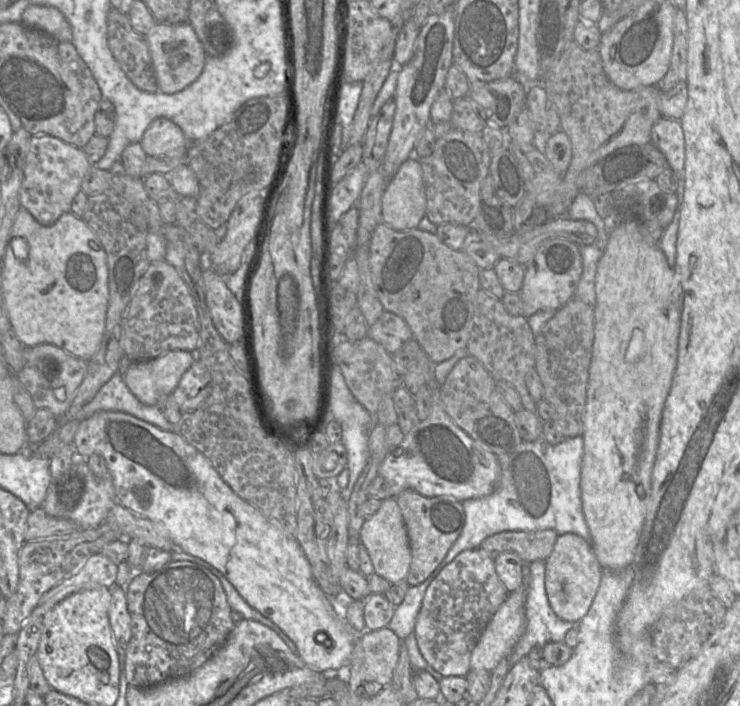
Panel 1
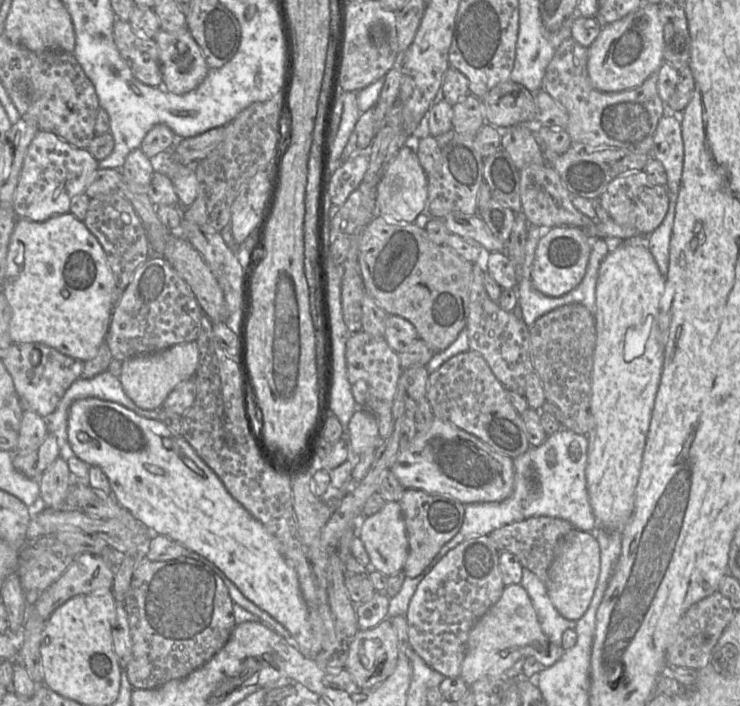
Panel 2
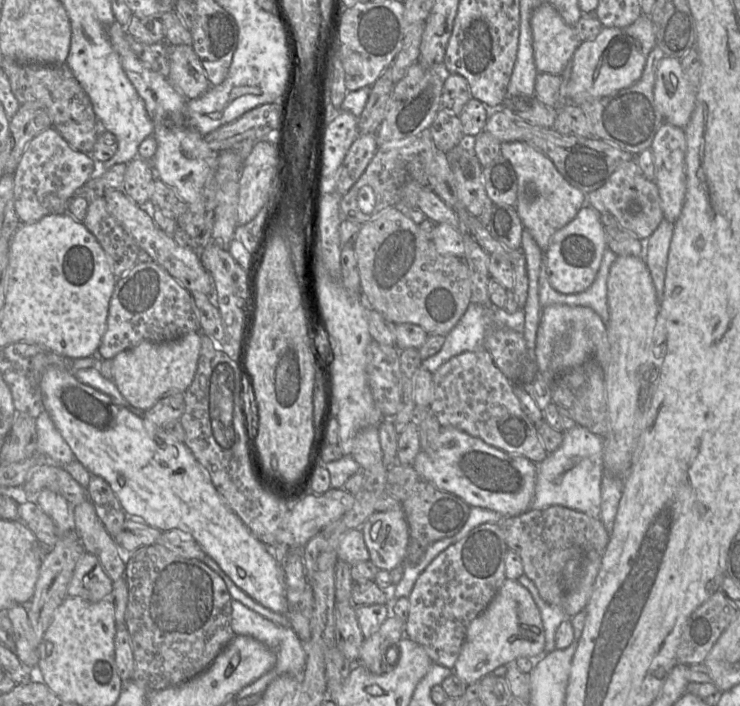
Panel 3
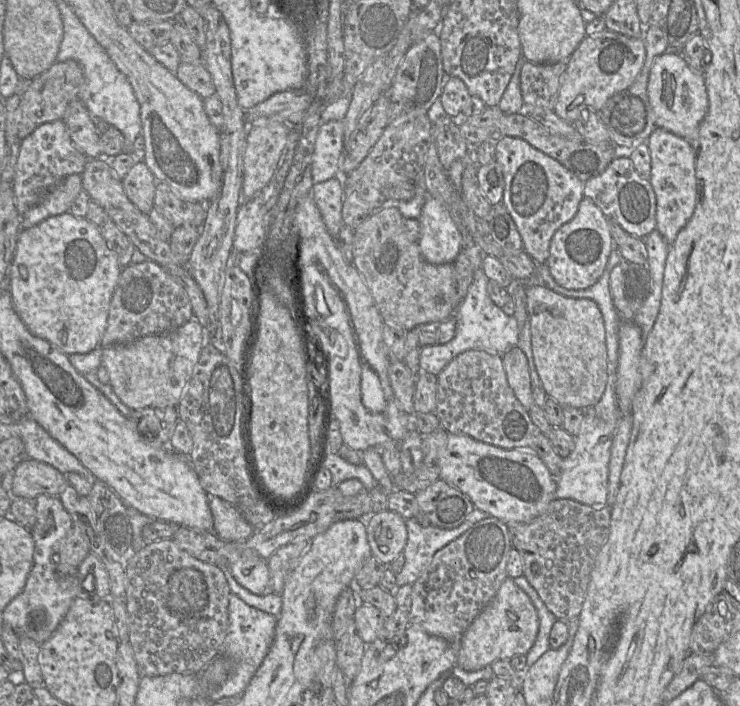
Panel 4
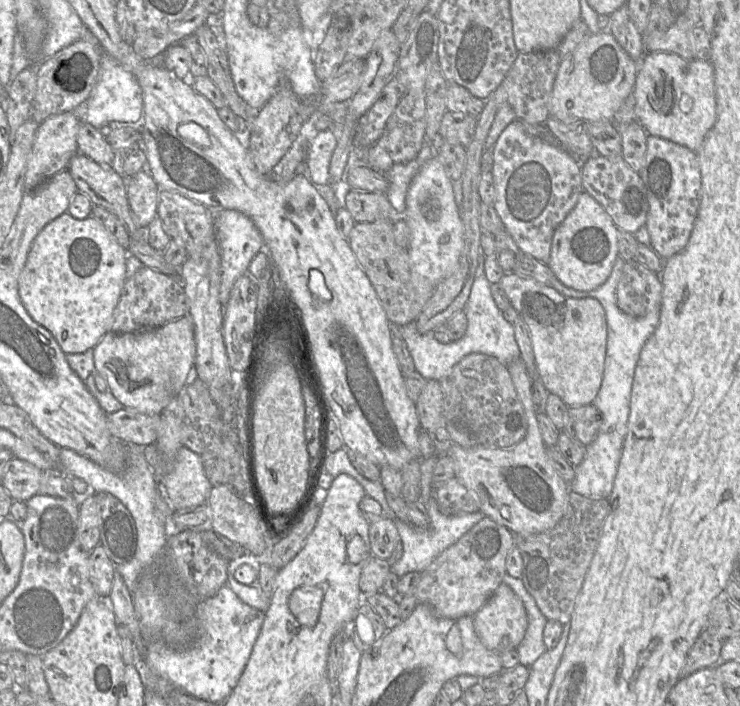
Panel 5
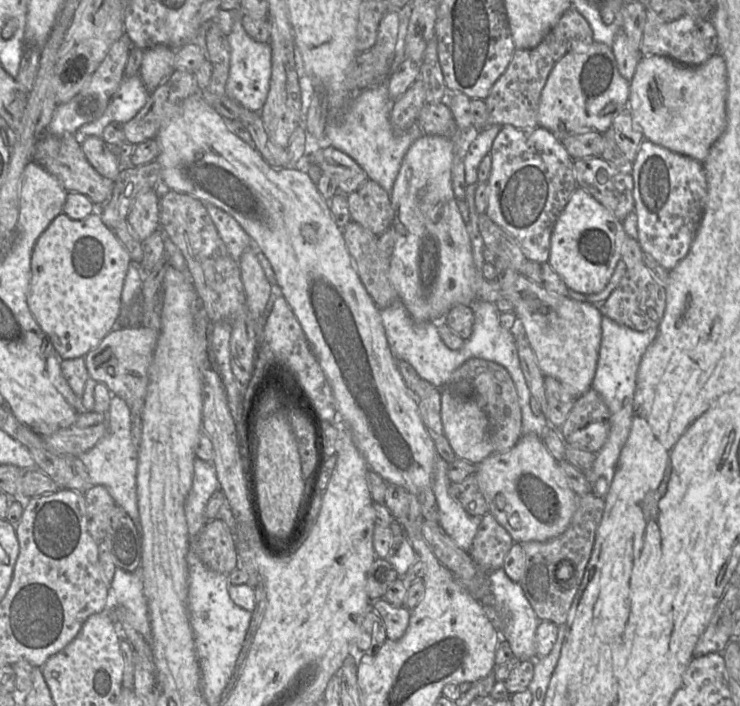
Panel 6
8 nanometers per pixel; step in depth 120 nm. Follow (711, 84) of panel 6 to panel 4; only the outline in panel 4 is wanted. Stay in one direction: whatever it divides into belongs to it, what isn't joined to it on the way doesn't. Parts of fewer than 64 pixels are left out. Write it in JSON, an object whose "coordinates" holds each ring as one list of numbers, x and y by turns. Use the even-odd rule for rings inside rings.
{"coordinates":[[667,51,658,56,650,70,647,95,655,117,655,125,687,141,693,141,698,128,708,112,708,95,704,73,693,70,682,56,682,51]]}

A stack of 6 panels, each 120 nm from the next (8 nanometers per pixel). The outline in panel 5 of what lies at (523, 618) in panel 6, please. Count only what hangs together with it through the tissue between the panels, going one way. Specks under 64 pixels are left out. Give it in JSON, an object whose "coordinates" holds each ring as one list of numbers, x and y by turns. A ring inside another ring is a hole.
{"coordinates":[[506,573,502,583,508,585,513,590,521,599,526,610,528,626,525,636,516,651,519,655,519,664,531,667,547,650,543,642,543,631,548,620,541,613,535,600,526,590,520,578,513,578]]}

